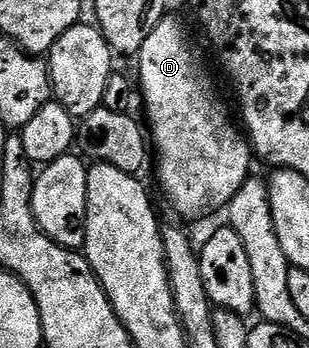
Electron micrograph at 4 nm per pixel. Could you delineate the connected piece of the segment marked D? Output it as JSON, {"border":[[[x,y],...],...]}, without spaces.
{"border":[[[165,17],[155,26],[153,33],[149,33],[149,37],[145,41],[145,45],[141,45],[137,56],[139,62],[139,79],[137,75],[137,83],[141,88],[141,107],[147,110],[146,126],[149,128],[149,139],[153,144],[153,155],[159,158],[159,187],[163,190],[163,195],[167,198],[167,203],[180,215],[183,219],[199,219],[202,215],[211,215],[214,211],[219,211],[228,206],[232,197],[237,193],[237,189],[241,189],[241,185],[252,174],[251,159],[253,160],[253,152],[251,144],[244,132],[237,126],[236,120],[227,116],[227,111],[221,104],[215,100],[215,87],[211,84],[211,79],[207,76],[205,68],[199,64],[199,59],[195,56],[195,51],[191,48],[191,43],[187,40],[187,35],[183,32],[183,27],[177,20],[172,17]]]}

